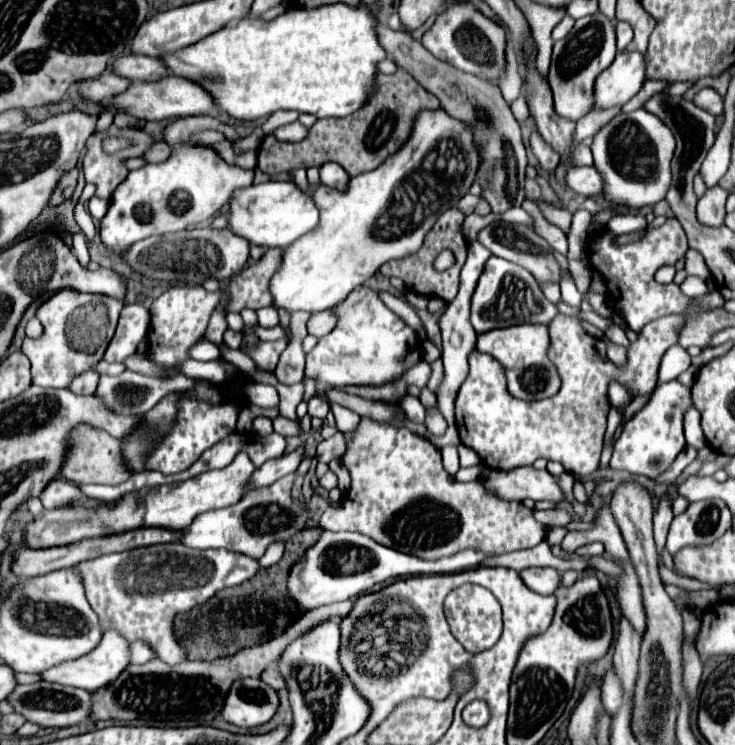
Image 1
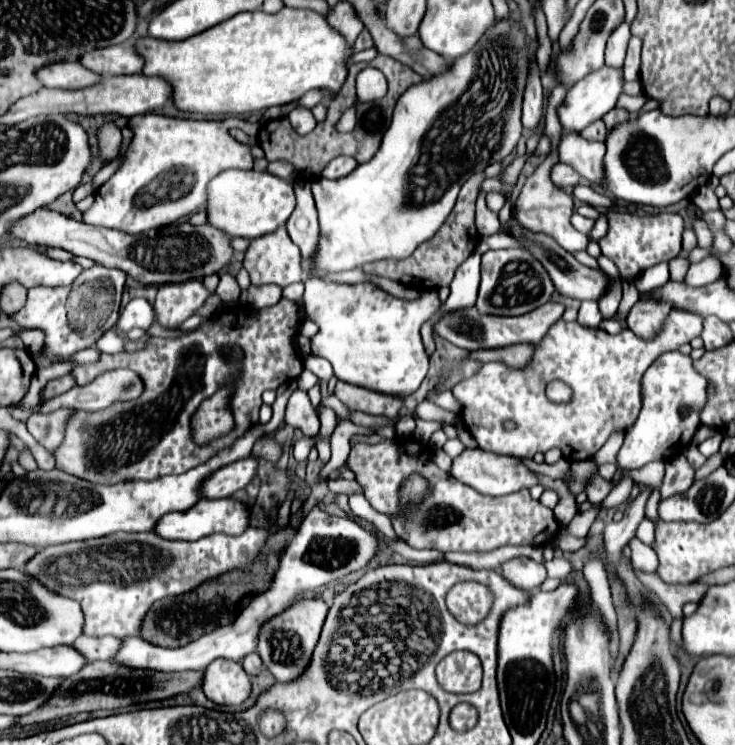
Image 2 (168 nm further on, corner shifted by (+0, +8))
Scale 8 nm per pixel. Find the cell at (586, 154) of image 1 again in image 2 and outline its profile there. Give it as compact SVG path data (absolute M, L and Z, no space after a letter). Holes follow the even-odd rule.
M565 133L559 143L559 159L575 167L575 171L583 179L591 181L591 185L603 181L603 155L603 143L585 141L583 137L571 133Z

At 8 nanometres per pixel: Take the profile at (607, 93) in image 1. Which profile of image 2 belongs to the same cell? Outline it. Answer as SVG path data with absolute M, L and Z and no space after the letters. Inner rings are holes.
M603 67L603 69L583 77L581 81L577 81L567 91L565 101L557 107L557 117L559 117L563 131L569 131L569 133L571 131L583 131L587 125L601 119L607 111L611 111L615 107L621 91L623 91L623 73L619 73L617 69L611 69L611 67Z

